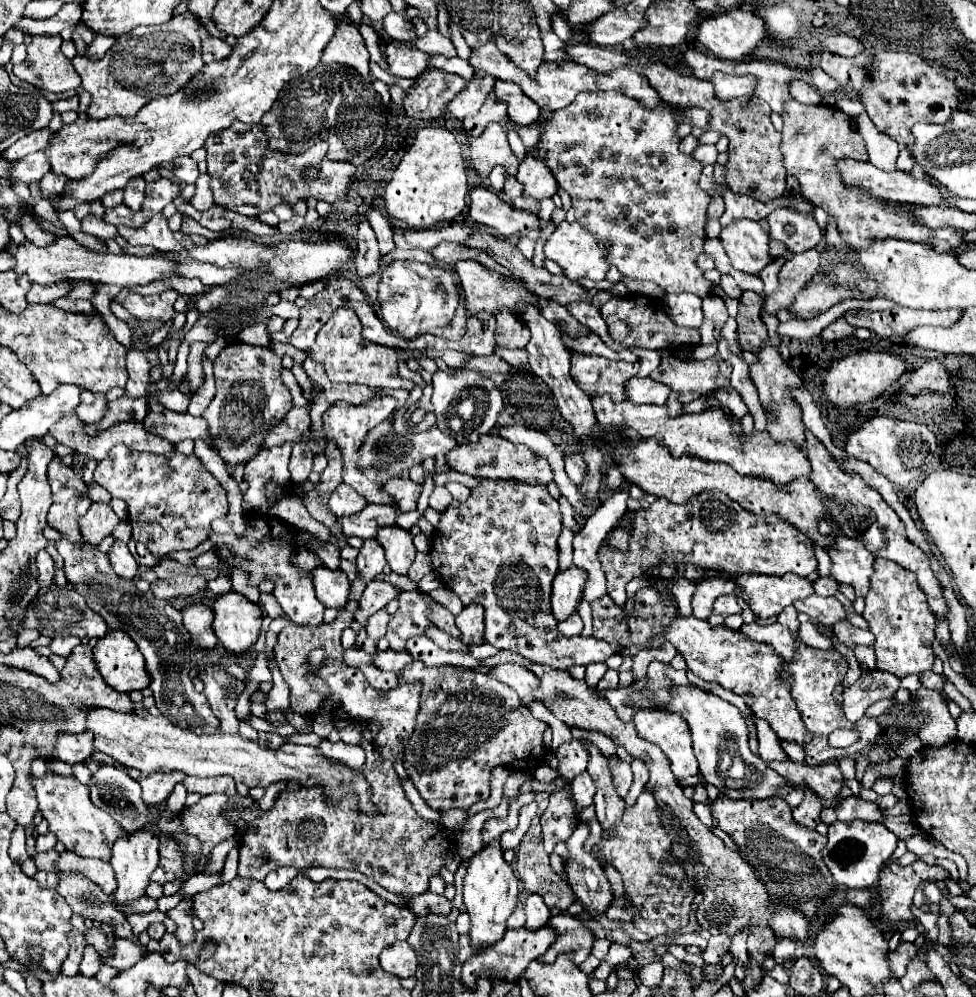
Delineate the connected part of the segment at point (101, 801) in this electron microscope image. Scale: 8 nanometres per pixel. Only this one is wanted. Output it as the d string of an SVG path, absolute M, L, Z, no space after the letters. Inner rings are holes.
M100 766L98 772L92 774L92 780L90 780L90 796L92 796L92 802L96 806L100 806L102 810L106 810L112 818L118 820L118 824L124 828L124 830L136 830L136 828L142 828L142 826L154 826L158 828L160 832L168 832L172 836L176 836L182 844L184 844L184 856L186 856L186 868L192 870L196 860L200 858L200 844L196 838L192 836L186 836L182 832L182 826L180 826L180 818L178 814L170 812L170 810L154 810L150 806L146 806L140 798L140 788L138 788L138 782L134 782L126 772L114 768L114 766Z

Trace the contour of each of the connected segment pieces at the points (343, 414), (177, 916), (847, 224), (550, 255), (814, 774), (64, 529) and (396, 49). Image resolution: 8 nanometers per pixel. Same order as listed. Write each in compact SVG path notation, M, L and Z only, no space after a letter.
M384 396L384 398L376 398L364 406L354 406L347 403L336 403L330 406L324 412L324 428L332 428L330 436L334 438L340 454L342 454L342 480L346 484L360 484L362 488L362 496L366 498L368 504L390 504L390 496L386 496L386 492L382 492L382 484L378 482L370 482L366 476L362 476L362 472L356 468L356 460L358 460L358 448L366 436L366 432L370 428L374 428L376 424L380 424L382 420L386 420L390 416L390 412L396 408L396 400L392 396Z
M184 900L178 902L176 908L172 908L172 912L168 914L168 918L174 920L176 924L176 938L184 938L188 932L194 932L192 928L192 914L188 914L188 910L192 908L192 900Z
M790 100L786 102L786 110L782 110L782 120L784 128L780 148L784 154L786 170L788 174L798 178L802 194L824 208L824 212L836 220L842 240L846 240L854 248L866 248L874 238L900 238L910 242L926 242L928 238L934 238L934 230L904 220L894 212L894 208L888 210L886 200L878 200L864 190L850 188L840 180L836 172L836 162L840 158L868 160L864 138L854 130L852 120L844 112L824 104L808 106Z
M562 222L556 226L556 230L552 232L552 236L548 238L548 242L544 244L544 256L552 262L556 262L562 270L564 276L572 282L578 282L580 278L590 278L590 280L604 280L610 264L606 262L606 254L608 254L608 246L606 244L598 244L594 234L588 232L584 226L580 226L578 222L568 224Z
M786 760L786 762L772 762L768 766L772 766L776 774L782 774L782 778L788 778L788 782L802 788L810 788L822 800L834 800L842 790L844 776L838 770L836 762L828 762L822 766L806 766Z
M52 460L48 482L52 488L48 526L60 530L72 542L82 542L78 520L86 514L92 504L84 480L76 476L68 466L62 466L58 460Z
M390 40L384 46L384 60L388 66L386 72L394 78L416 78L428 70L428 58L428 54L416 50L406 42Z

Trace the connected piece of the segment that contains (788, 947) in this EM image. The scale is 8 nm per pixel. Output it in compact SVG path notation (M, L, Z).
M778 938L776 940L776 946L774 946L774 952L772 952L772 958L780 964L780 958L792 954L796 950L796 942L788 940L788 938Z

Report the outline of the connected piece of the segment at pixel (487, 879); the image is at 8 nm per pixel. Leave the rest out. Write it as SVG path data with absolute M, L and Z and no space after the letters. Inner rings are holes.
M492 840L486 848L482 848L470 858L470 866L464 876L464 906L472 920L470 944L474 948L484 950L486 946L502 940L506 932L506 920L518 904L518 894L520 894L518 878L512 872L512 868L504 862L498 840Z

